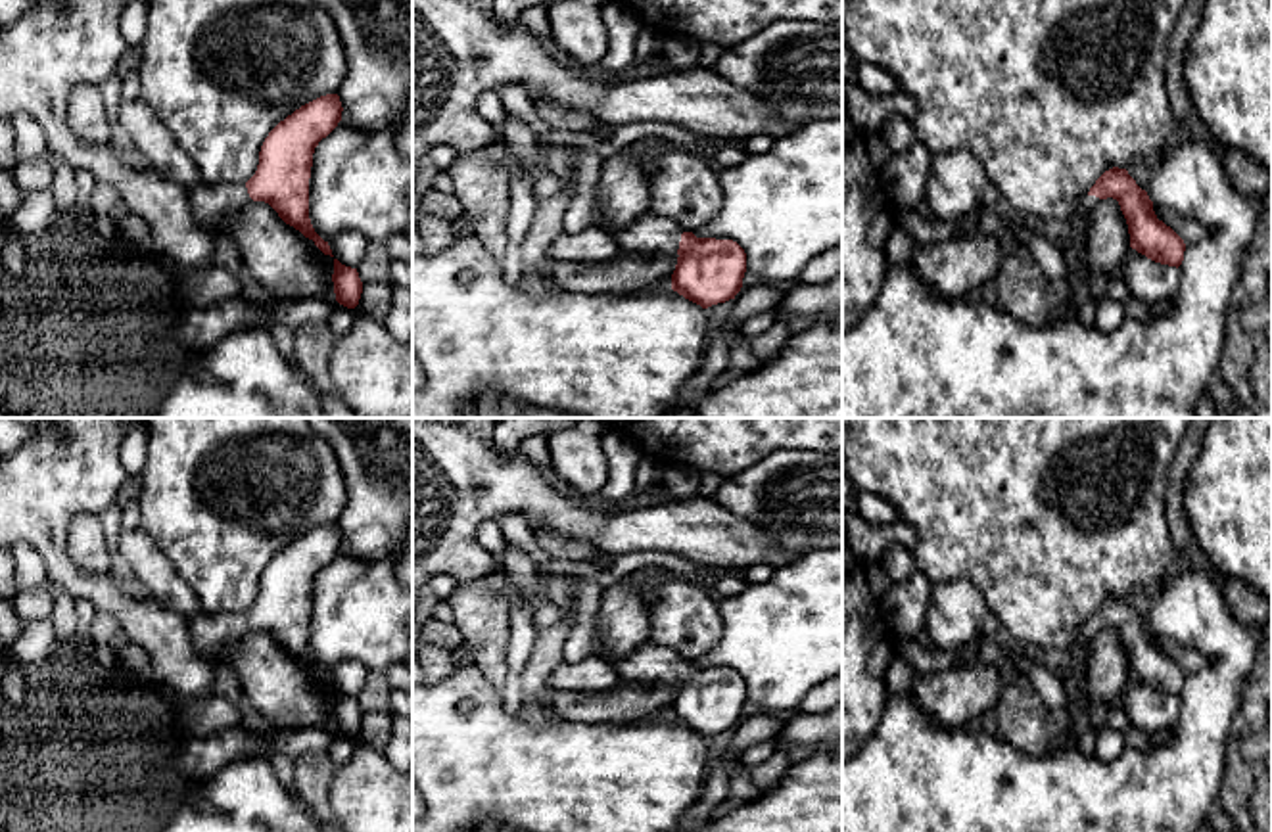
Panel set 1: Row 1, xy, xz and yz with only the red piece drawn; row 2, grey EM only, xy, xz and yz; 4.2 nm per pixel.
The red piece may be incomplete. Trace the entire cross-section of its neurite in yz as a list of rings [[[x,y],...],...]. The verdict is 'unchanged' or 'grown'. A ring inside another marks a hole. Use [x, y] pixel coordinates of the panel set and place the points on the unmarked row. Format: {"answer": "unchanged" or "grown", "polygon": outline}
{"answer": "grown", "polygon": [[[1119,596],[1105,600],[1090,621],[1078,629],[1074,642],[1067,650],[1072,667],[1084,671],[1095,635],[1107,627],[1117,629],[1120,635],[1132,679],[1161,694],[1176,698],[1182,694],[1184,669],[1157,648],[1147,621],[1136,613],[1126,598]]]}

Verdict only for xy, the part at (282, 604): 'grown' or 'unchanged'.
grown

